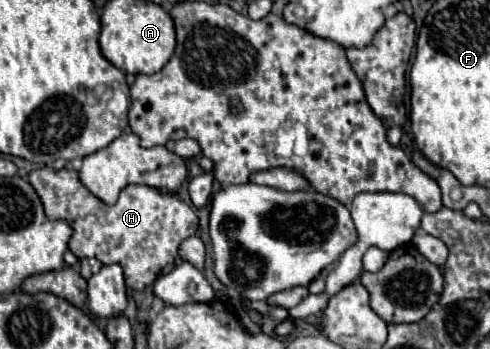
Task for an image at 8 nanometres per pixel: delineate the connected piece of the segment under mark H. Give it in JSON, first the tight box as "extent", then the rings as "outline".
{"extent":[29,168,199,290],"outline":[[[39,168],[29,174],[29,182],[37,190],[45,214],[51,220],[67,220],[73,226],[69,250],[77,258],[97,258],[101,264],[119,264],[125,284],[133,290],[143,290],[153,284],[159,270],[175,262],[179,244],[193,236],[199,218],[179,194],[161,192],[153,186],[129,184],[121,190],[119,200],[109,206],[95,198],[79,180],[75,170]]]}

